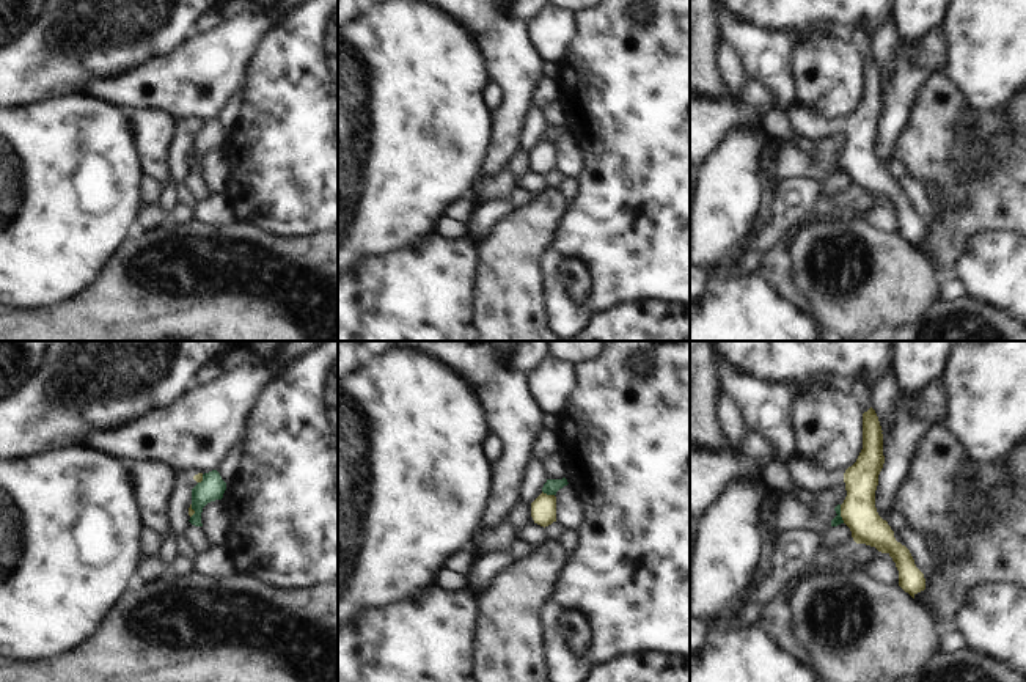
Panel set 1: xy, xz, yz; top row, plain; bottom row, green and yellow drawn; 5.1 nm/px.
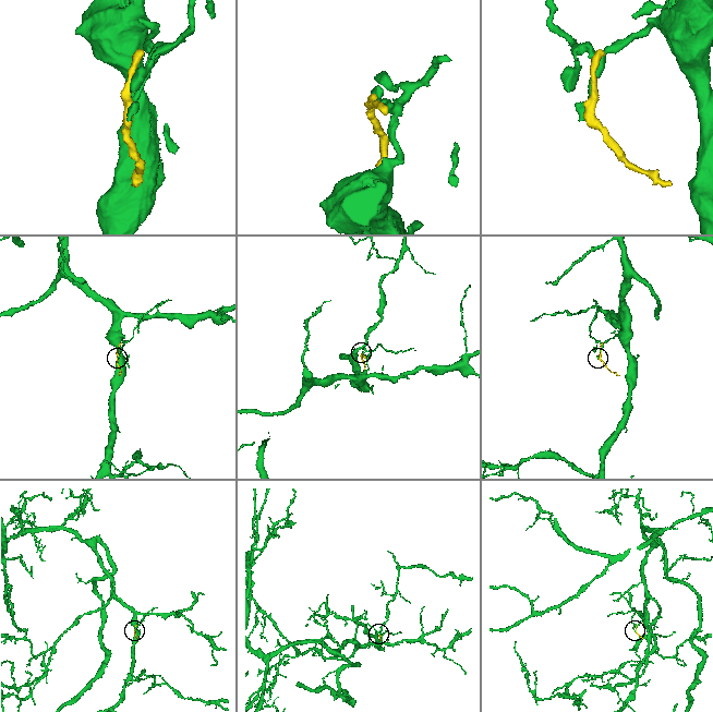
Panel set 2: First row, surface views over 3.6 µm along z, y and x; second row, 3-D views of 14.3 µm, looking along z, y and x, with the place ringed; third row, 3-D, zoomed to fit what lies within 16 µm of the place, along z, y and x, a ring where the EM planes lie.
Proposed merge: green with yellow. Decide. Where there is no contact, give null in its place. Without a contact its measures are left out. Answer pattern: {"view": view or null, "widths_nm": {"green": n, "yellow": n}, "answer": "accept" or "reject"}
{"view": "yz", "widths_nm": {"green": 50, "yellow": 180}, "answer": "reject"}

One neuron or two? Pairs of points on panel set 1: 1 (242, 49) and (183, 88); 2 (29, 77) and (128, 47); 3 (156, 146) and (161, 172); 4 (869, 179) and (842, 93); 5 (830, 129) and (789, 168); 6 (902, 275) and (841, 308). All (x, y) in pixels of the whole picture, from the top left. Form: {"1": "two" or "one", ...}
{"1": "one", "2": "one", "3": "one", "4": "two", "5": "two", "6": "one"}

